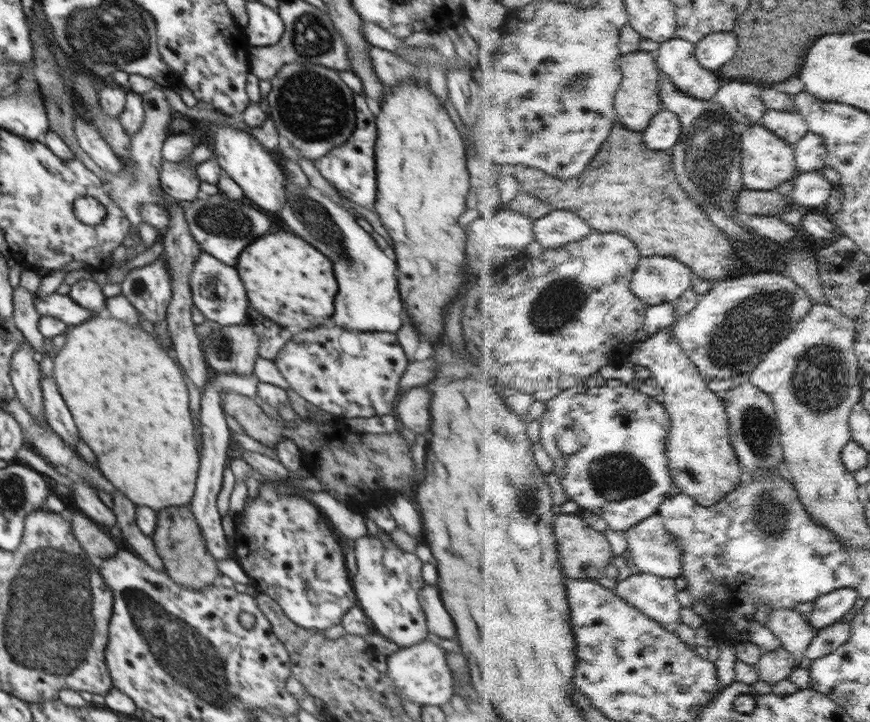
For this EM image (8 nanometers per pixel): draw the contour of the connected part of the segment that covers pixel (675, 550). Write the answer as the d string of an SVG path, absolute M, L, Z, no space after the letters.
M662 514L643 520L626 533L635 570L664 578L683 575L683 542L668 530Z

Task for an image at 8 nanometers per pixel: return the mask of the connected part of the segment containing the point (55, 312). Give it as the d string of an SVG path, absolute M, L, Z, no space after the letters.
M54 292L50 295L45 296L44 298L34 298L34 307L36 307L36 311L40 313L40 315L48 315L65 322L67 325L76 326L76 324L82 324L82 322L86 322L86 320L90 320L93 314L92 311L86 309L86 307L82 307L76 304L76 301L72 300L72 297L68 295L62 295L58 292Z

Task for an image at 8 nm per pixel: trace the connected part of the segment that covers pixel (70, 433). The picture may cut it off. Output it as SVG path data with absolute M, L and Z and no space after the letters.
M41 375L41 384L44 418L48 420L49 427L78 453L76 442L80 440L80 436L78 436L78 430L72 422L69 408L58 390L56 381L53 377Z

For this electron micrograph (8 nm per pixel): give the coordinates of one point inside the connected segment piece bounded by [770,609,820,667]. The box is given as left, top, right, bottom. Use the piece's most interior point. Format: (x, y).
(797, 632)

